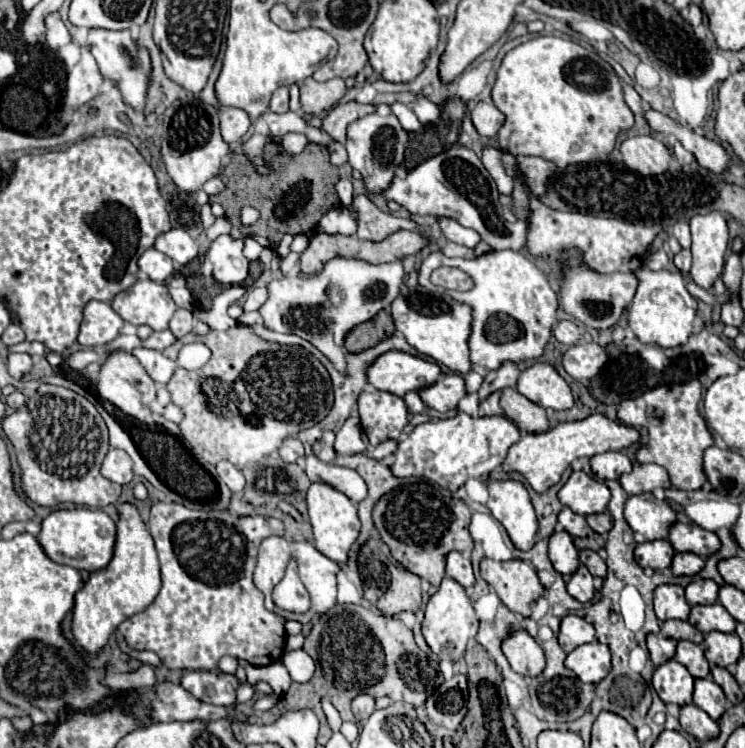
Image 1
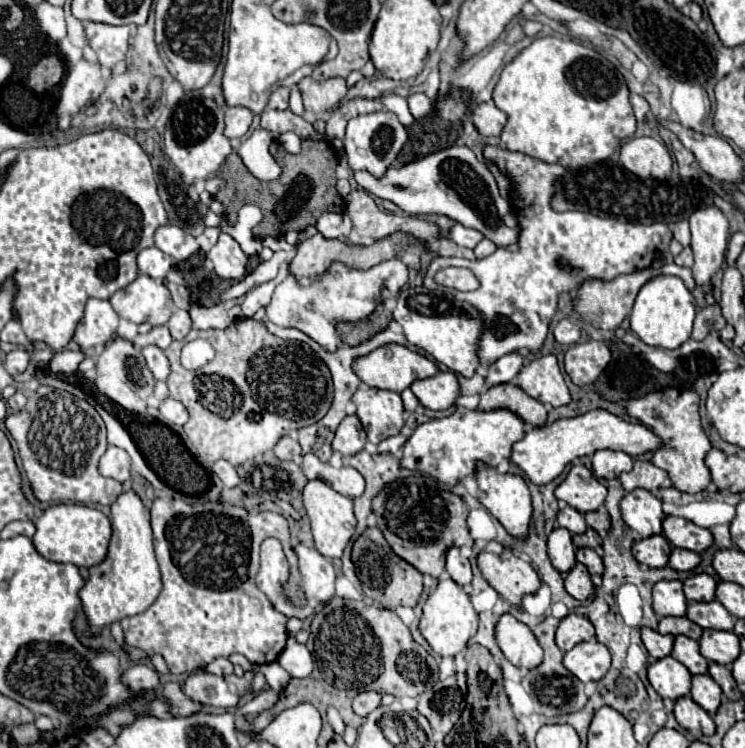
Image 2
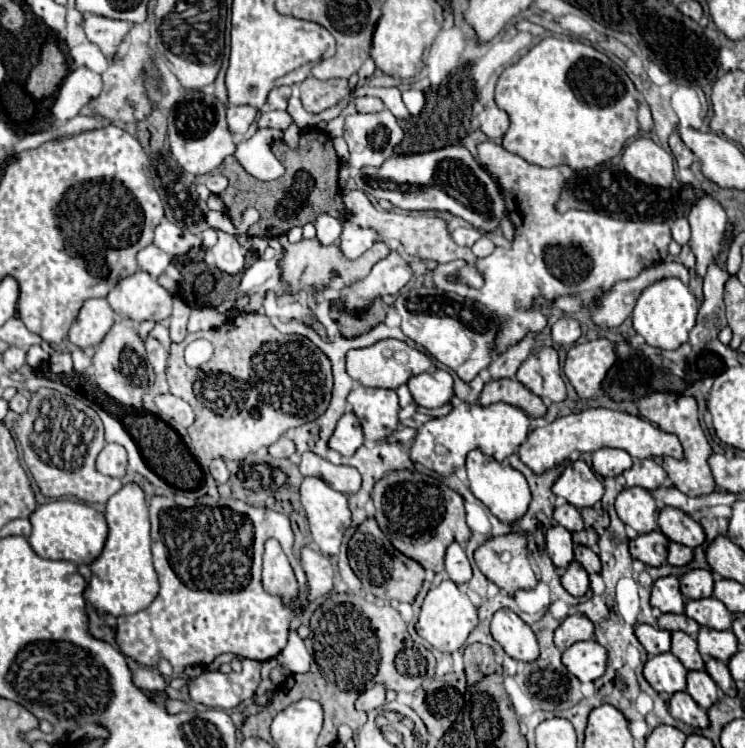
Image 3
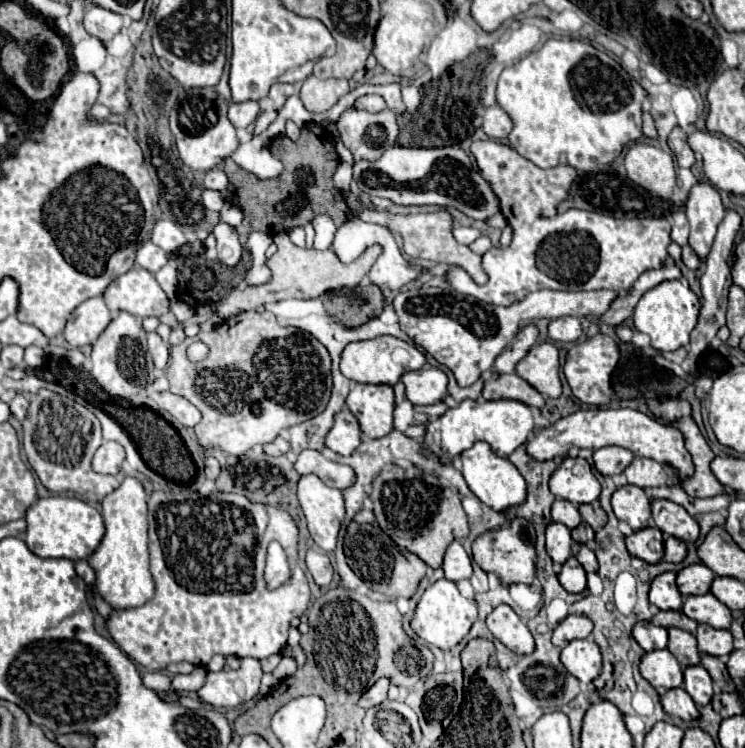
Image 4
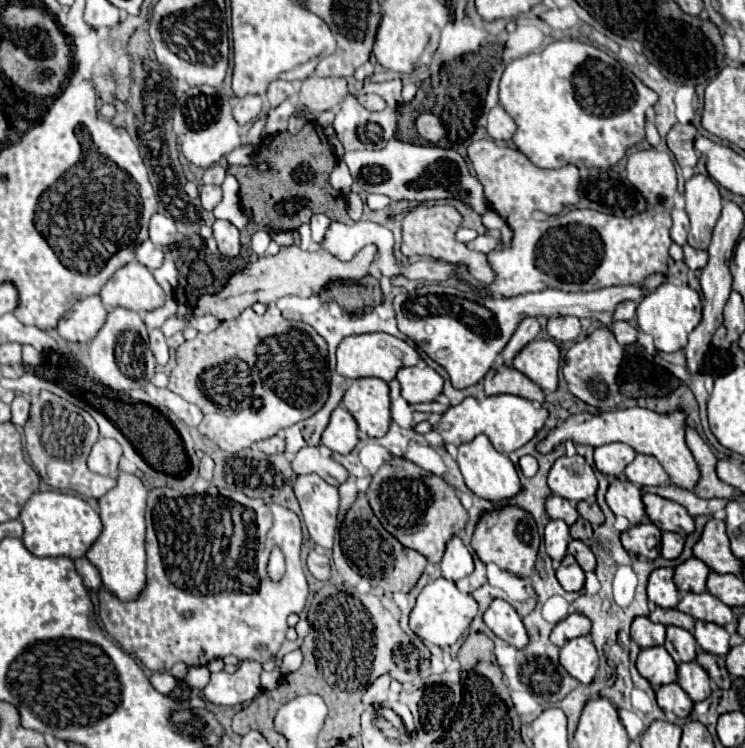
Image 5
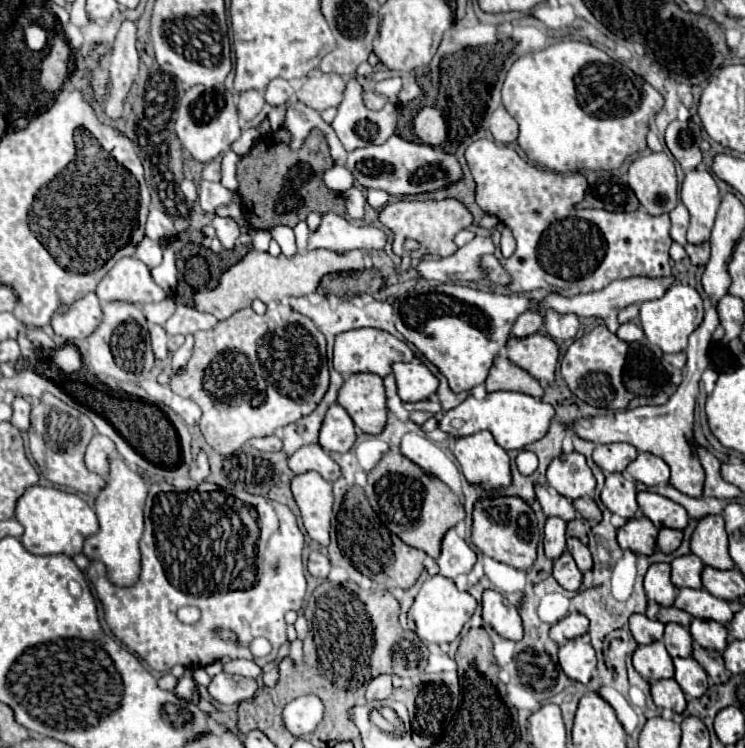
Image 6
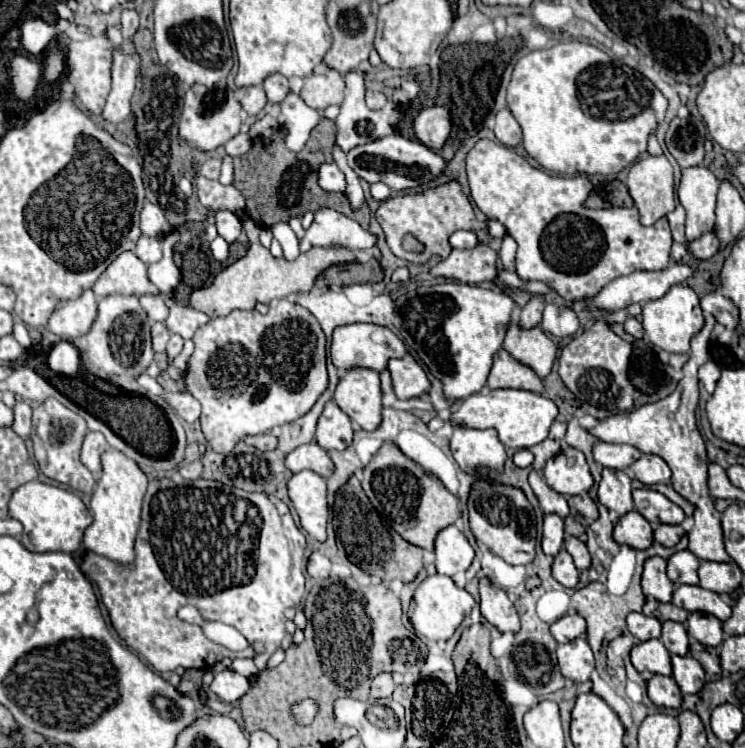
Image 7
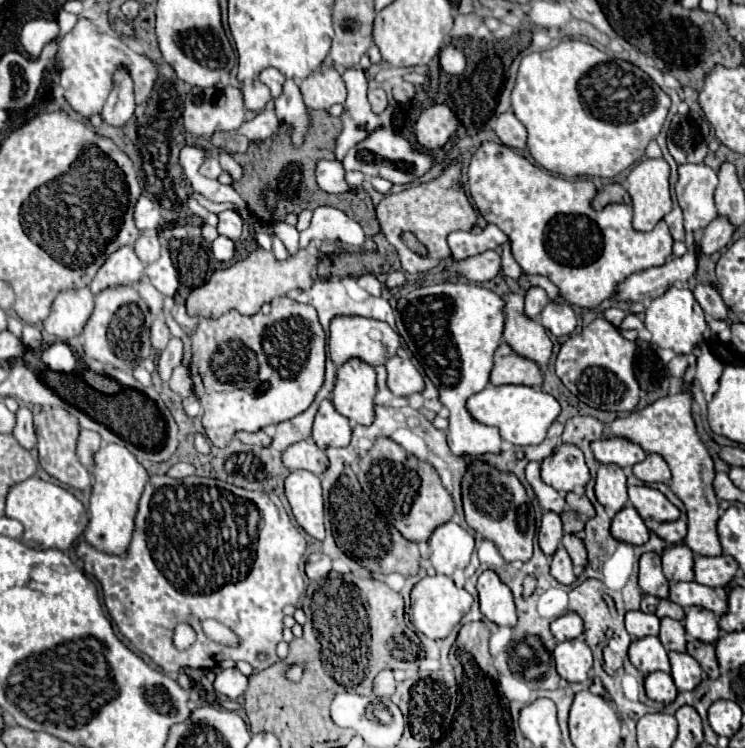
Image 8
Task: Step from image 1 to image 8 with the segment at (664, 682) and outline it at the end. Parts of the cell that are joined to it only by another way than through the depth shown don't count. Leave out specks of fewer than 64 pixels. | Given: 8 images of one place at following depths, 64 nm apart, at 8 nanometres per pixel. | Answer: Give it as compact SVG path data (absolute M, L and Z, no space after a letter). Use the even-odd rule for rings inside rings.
M646 636L630 644L630 662L644 674L648 676L650 672L662 670L670 672L670 662L664 646L660 644L658 638Z

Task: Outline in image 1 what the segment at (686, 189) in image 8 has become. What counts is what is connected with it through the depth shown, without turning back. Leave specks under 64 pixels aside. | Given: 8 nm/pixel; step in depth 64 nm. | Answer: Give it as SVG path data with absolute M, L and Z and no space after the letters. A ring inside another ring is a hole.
M720 212L698 214L690 220L692 230L692 280L708 290L724 270L728 250L728 224Z

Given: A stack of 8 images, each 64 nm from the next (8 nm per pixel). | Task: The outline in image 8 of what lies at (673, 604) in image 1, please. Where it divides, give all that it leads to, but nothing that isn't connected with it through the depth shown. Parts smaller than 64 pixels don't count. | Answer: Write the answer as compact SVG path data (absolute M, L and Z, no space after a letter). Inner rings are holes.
M648 552L640 558L640 588L644 594L656 596L656 598L668 598L670 582L662 574L662 560L660 554Z

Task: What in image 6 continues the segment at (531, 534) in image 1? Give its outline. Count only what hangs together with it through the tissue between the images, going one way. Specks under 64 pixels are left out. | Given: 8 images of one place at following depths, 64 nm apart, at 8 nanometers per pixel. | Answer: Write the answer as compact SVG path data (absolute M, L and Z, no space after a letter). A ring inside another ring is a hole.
M478 432L478 434L472 434L470 438L456 440L454 456L456 456L458 464L460 464L460 470L462 470L464 478L474 486L480 486L480 488L484 488L488 492L498 492L500 488L508 488L512 484L510 458L508 458L506 450L502 450L494 442L494 436L490 432Z

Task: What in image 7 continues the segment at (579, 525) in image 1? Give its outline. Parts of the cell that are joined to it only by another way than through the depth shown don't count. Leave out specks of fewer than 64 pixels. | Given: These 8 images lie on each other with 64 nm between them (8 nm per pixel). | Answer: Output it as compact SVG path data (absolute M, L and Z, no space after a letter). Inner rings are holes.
M530 470L530 486L540 502L540 508L544 510L544 514L558 514L560 518L566 518L570 514L570 508L568 508L568 502L562 494L554 492L540 476L540 472L536 470Z

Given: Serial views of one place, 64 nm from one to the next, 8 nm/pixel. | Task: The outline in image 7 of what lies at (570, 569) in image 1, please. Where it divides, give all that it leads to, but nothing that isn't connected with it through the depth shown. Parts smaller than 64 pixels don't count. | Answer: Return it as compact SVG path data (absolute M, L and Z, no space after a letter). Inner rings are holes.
M548 514L544 518L542 532L542 550L546 556L556 556L564 544L564 520L556 514Z

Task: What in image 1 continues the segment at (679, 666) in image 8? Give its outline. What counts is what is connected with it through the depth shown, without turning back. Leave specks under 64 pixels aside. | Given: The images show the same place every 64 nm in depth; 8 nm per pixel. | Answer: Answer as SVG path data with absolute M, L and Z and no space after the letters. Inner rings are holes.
M700 678L694 682L694 704L712 720L718 720L726 712L726 696L712 678Z

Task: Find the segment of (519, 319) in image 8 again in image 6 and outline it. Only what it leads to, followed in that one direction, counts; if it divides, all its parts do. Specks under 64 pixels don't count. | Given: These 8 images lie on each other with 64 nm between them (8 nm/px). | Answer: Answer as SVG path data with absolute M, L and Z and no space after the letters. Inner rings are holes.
M532 334L530 338L516 340L510 336L506 344L508 360L530 376L534 376L540 384L554 384L554 370L558 364L558 346L554 340L544 334Z

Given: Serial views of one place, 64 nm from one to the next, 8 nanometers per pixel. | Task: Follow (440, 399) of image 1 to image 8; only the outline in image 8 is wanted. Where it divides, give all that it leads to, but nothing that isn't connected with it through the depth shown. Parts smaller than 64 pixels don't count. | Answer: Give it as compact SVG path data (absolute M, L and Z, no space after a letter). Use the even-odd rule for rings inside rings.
M402 356L390 358L386 362L386 370L388 370L388 388L396 396L408 396L424 390L424 378L408 358Z

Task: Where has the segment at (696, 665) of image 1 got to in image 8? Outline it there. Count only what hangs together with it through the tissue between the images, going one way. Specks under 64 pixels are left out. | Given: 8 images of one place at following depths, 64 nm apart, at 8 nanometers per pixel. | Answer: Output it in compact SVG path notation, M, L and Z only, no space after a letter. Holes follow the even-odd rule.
M662 618L658 638L666 650L686 652L686 630L684 630L682 622L672 620L672 618Z

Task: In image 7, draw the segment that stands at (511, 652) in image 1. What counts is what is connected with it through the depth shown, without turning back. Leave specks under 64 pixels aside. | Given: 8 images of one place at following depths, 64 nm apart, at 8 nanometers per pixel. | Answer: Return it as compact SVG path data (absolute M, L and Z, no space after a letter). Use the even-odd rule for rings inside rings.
M488 580L480 582L480 606L482 616L500 632L512 632L512 634L520 632L520 618L516 614L512 600L506 596L504 590L496 588Z

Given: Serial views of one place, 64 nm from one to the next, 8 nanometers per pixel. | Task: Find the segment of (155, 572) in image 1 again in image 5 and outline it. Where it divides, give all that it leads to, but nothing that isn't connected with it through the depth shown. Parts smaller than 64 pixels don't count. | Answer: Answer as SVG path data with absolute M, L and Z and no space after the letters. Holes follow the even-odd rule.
M122 472L116 488L112 488L106 496L98 500L104 530L88 550L86 558L98 568L102 576L102 586L122 602L136 600L146 588L146 550L144 550L146 494L148 492L138 476Z

